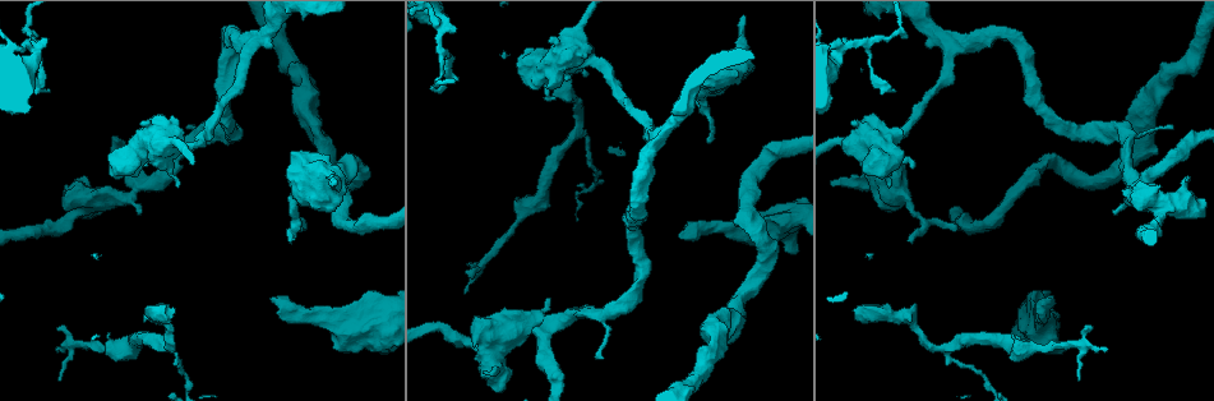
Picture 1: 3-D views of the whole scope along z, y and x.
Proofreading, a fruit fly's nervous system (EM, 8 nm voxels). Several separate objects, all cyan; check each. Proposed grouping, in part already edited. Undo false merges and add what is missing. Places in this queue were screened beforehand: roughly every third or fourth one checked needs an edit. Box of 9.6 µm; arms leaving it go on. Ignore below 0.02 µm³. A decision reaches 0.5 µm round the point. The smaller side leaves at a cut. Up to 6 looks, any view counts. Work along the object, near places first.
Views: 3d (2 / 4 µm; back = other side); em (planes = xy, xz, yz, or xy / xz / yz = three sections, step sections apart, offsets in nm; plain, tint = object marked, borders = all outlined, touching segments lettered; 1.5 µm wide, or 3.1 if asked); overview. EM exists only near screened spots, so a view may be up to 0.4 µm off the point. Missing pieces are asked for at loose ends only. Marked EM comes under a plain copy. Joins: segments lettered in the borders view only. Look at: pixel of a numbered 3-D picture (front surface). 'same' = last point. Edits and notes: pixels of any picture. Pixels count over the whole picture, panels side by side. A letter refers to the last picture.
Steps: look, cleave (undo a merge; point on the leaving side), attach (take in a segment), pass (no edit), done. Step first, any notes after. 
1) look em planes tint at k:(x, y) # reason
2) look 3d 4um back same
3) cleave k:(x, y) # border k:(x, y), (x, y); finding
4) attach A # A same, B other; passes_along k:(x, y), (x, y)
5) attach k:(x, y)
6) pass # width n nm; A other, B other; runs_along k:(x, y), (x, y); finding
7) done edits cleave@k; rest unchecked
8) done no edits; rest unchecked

look em planes borders at 1:(435, 86)

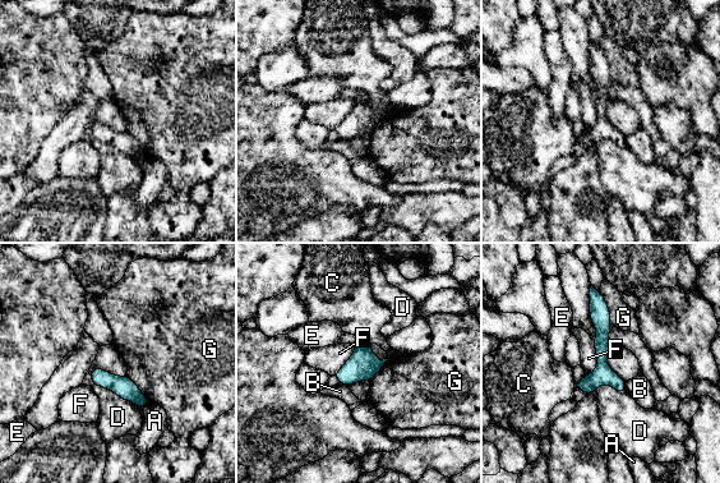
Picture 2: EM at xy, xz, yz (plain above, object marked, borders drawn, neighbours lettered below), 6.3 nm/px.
pass # longest_contact D 340 nm; A other, B other, C other, D other, E other, F other, G other; border 2:(600, 290), (612, 323); all the same cell

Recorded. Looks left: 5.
look em planes tint at 1:(1187, 179) # stops while still wide

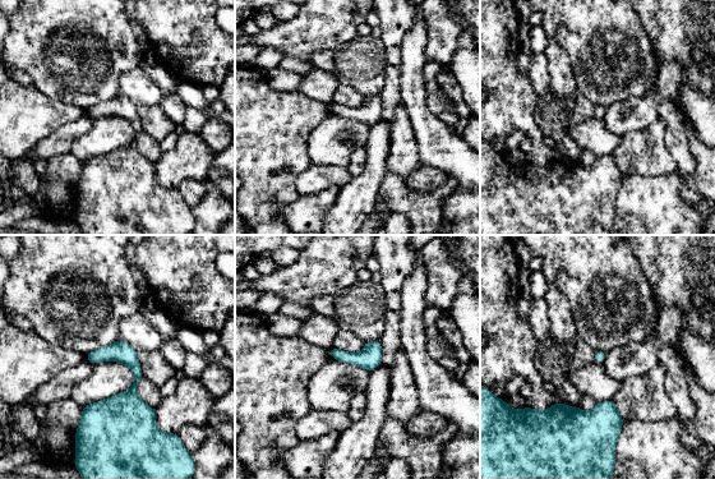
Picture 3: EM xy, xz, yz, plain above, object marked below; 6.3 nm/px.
look em planes borders same # what lies round it

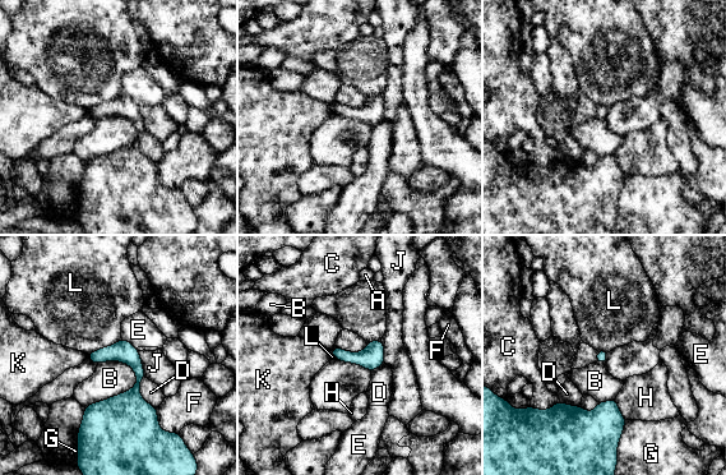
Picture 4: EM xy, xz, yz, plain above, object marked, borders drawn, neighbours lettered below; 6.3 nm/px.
pass # A other, B other, C other, D other, E other, F other, G other, H other, J other, K other, L other; border 4:(135, 372), (129, 390), (84, 407); no lettered segment goes on from it

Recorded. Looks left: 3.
look em xy step 4 tint at 1:(1112, 211) # an open end

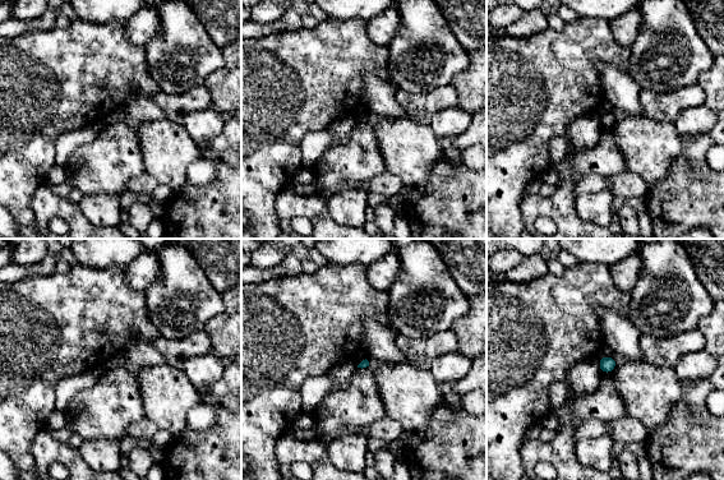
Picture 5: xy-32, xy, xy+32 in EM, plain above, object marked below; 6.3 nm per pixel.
look em planes borders same # another direction

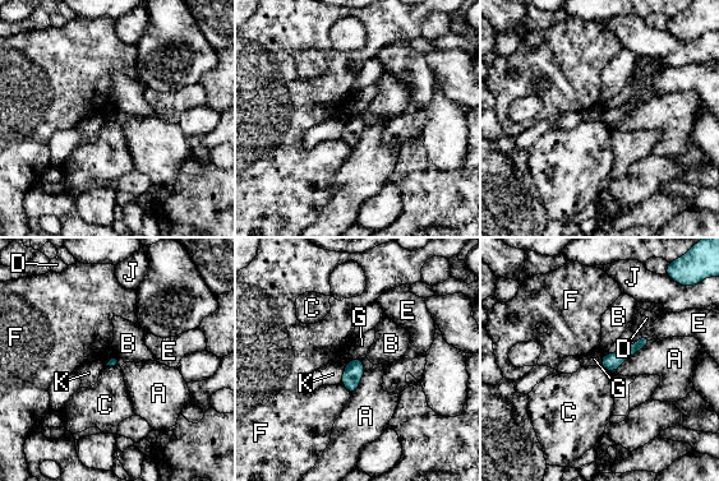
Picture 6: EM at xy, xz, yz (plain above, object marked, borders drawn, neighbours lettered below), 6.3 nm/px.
pass # A other, B other, C other, D other, E other, F other, G other, J other, K other; runs_along 6:(645, 341), (616, 360), (604, 362); no lettered segment goes on from it

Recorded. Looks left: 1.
done no edits; rest unchecked

